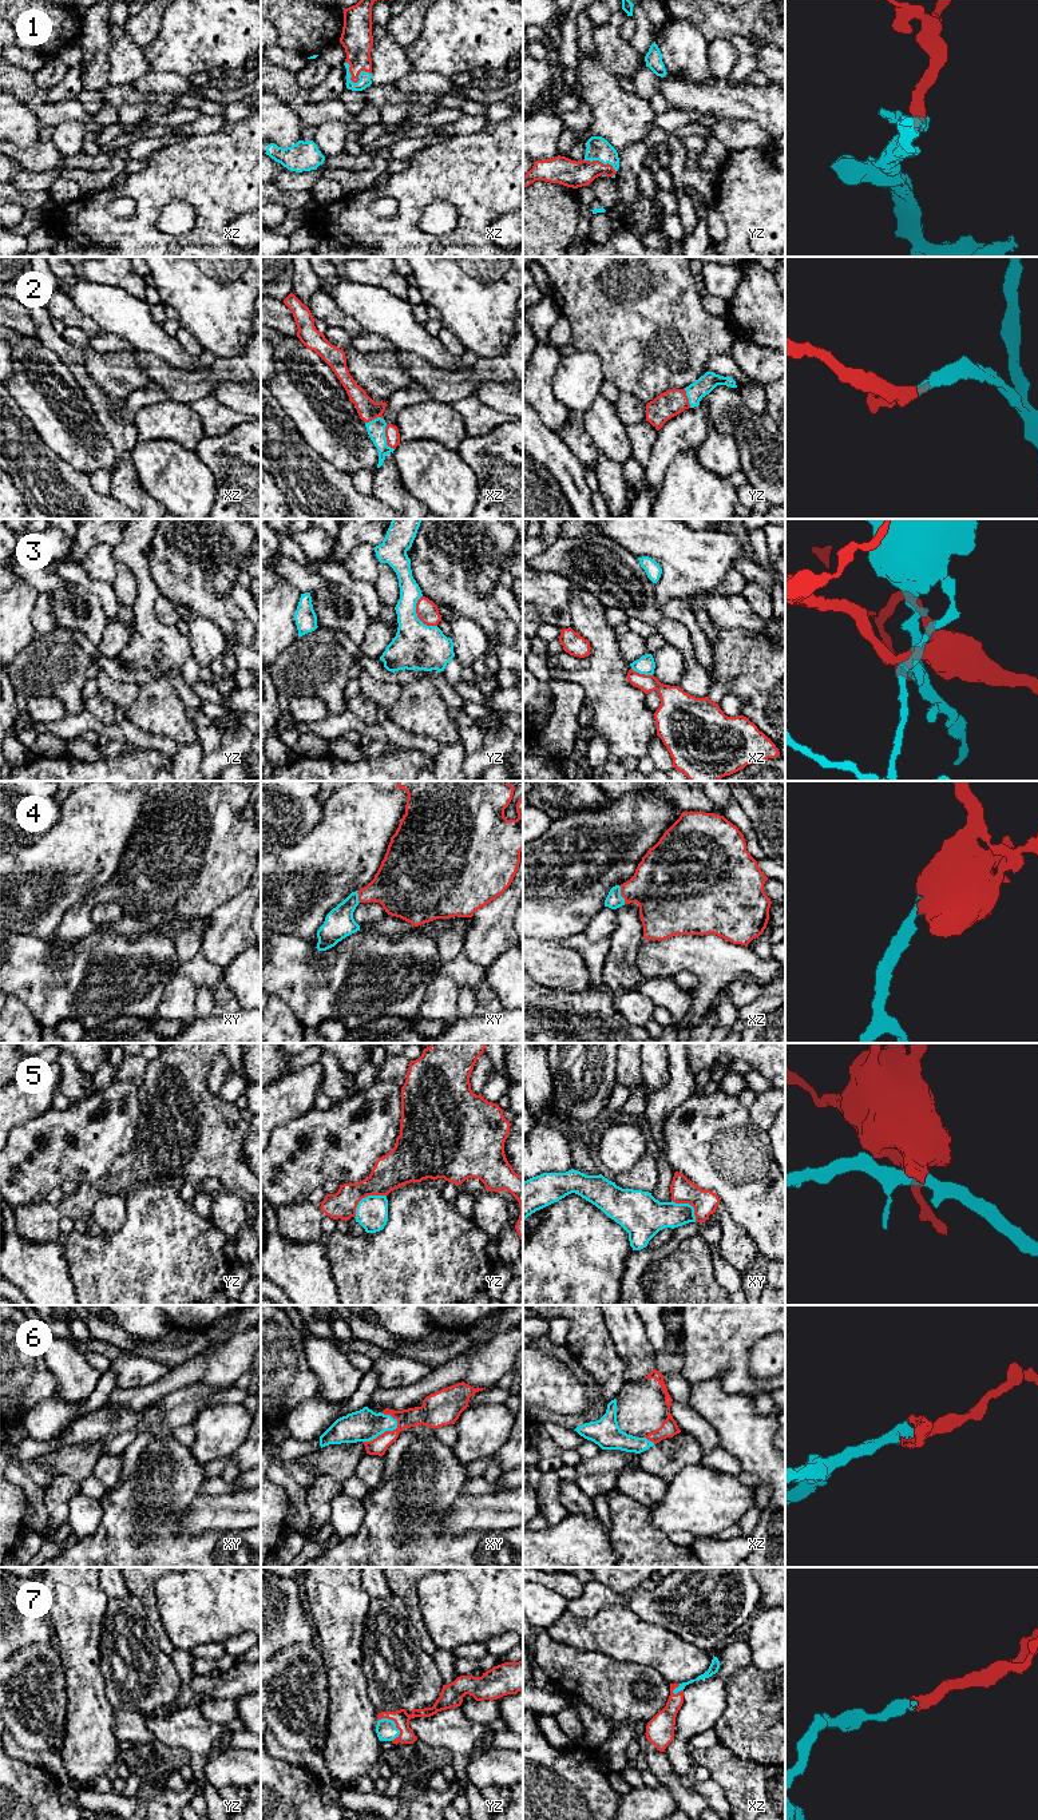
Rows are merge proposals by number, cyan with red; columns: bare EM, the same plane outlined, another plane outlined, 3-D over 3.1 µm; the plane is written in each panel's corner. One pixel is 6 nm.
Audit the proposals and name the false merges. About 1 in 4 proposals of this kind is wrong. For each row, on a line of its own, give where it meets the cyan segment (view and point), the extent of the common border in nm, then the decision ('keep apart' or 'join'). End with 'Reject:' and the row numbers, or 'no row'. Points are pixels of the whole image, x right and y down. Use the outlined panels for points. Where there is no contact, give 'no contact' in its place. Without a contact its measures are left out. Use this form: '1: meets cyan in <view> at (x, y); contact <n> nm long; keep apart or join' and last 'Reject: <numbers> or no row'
1: meets cyan in xz at (355, 83); contact 180 nm long; join
2: meets cyan in xz at (385, 437); contact 170 nm long; join
3: meets cyan in yz at (416, 615); contact 220 nm long; keep apart
4: meets cyan in xz at (619, 895); contact 120 nm long; join
5: meets cyan in yz at (365, 1197); contact 240 nm long; keep apart
6: meets cyan in xy at (383, 1432); contact 260 nm long; join
7: meets cyan in yz at (392, 1721); contact 170 nm long; join
Reject: 3, 5

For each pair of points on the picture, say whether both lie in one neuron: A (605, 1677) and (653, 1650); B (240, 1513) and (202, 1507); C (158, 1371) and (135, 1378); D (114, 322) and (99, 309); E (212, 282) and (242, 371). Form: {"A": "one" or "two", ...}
{"A": "two", "B": "one", "C": "one", "D": "one", "E": "two"}

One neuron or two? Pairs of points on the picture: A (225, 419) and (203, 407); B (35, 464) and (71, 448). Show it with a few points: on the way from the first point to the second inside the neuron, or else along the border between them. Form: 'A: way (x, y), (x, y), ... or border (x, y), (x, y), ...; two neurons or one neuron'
A: way (220, 419), (209, 409); one neuron
B: border (35, 431), (54, 452), (82, 472); two neurons

